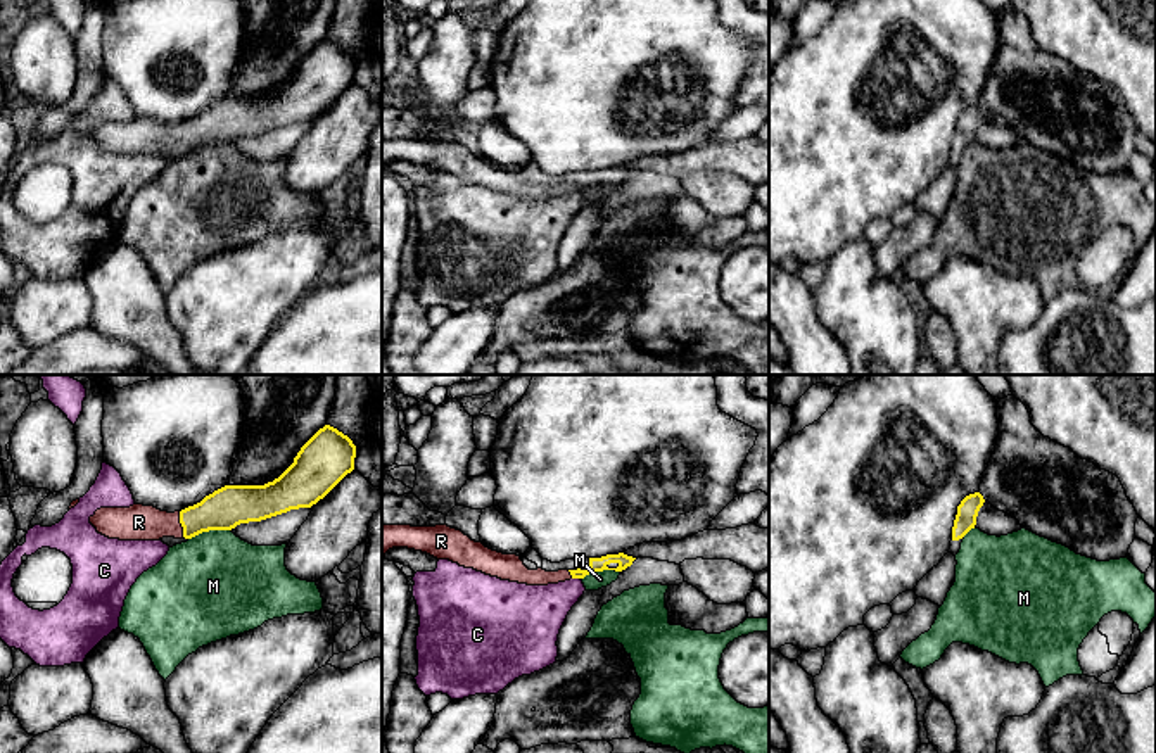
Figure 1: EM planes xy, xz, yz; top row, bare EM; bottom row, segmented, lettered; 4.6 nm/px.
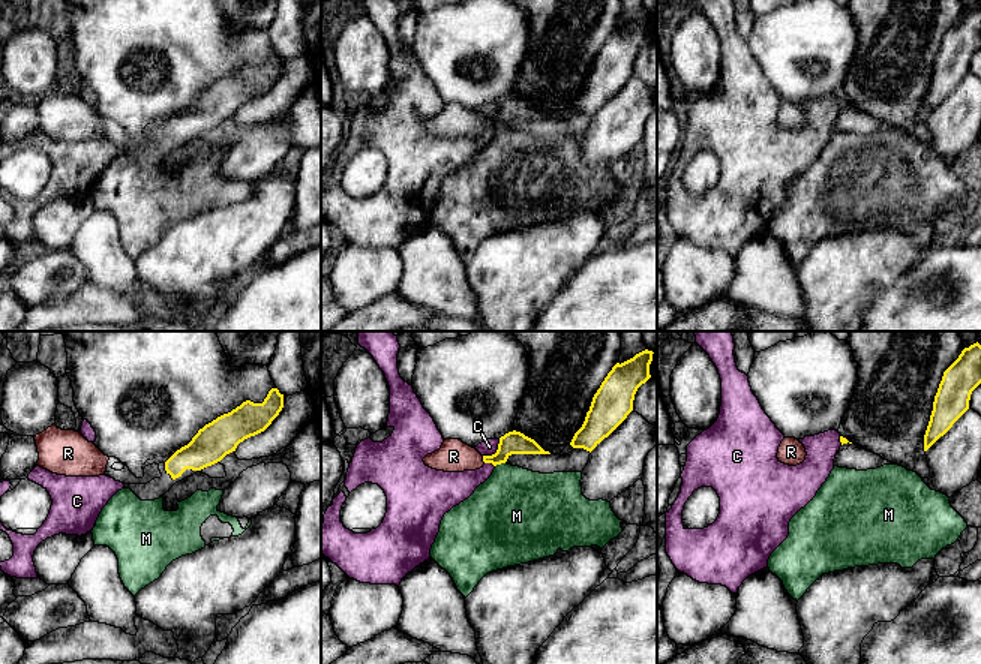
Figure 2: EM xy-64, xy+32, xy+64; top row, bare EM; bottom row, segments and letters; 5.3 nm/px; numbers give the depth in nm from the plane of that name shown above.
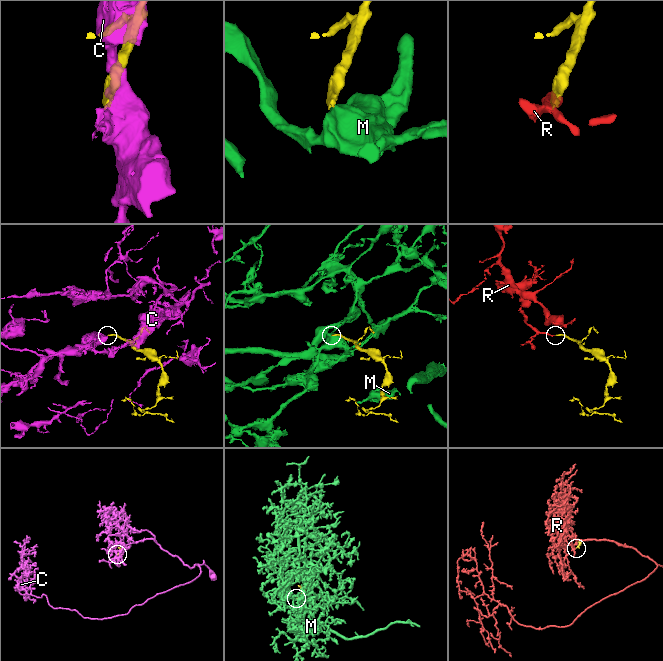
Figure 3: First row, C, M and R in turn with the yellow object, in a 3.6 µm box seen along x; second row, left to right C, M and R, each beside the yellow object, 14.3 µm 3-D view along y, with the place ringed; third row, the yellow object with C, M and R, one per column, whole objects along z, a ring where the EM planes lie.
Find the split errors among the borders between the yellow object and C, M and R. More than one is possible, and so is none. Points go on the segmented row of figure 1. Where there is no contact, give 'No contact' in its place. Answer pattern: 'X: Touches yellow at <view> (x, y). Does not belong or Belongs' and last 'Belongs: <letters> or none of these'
C: Touches yellow at xz (576, 577). Does not belong
M: Touches yellow at xy (209, 529). Does not belong
R: Touches yellow at xy (180, 522). Belongs
Belongs: R

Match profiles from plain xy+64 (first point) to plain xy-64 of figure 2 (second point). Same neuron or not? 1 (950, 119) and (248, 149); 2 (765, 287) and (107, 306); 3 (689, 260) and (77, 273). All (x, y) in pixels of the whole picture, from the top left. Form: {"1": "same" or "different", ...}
{"1": "same", "2": "different", "3": "same"}

